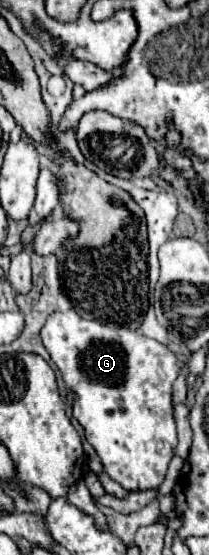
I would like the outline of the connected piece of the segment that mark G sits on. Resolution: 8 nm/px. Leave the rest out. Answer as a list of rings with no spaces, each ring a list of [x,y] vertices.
[[[75,310],[51,314],[41,338],[75,394],[73,418],[83,426],[103,470],[129,492],[157,488],[177,446],[171,402],[171,386],[183,366],[177,356],[153,338],[85,320]]]

